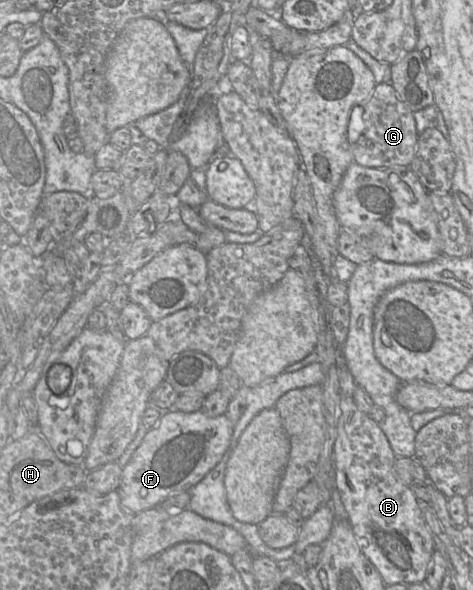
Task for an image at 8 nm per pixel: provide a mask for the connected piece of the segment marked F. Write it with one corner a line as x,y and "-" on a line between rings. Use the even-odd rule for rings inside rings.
171,409
163,412
156,426
147,432
129,462
122,469
118,488
121,505
132,514
137,514
160,506
173,493
188,491
221,460
230,445
234,427
235,425
232,425
225,414
212,418
208,417
202,410
185,413

